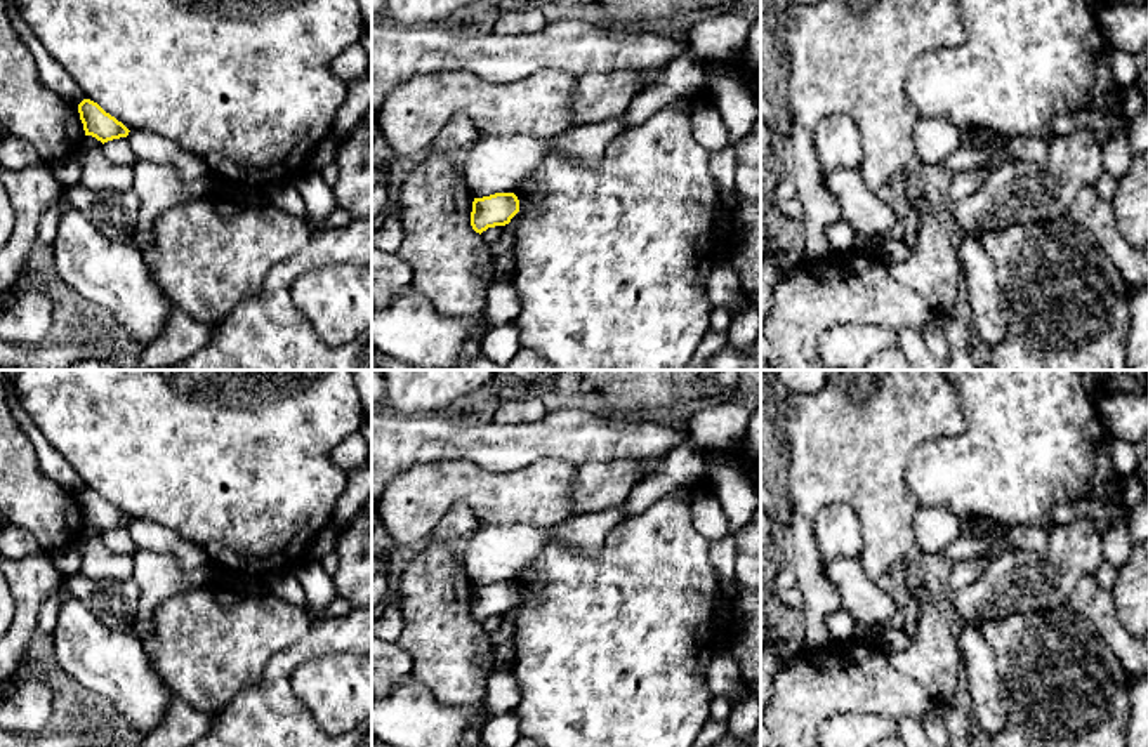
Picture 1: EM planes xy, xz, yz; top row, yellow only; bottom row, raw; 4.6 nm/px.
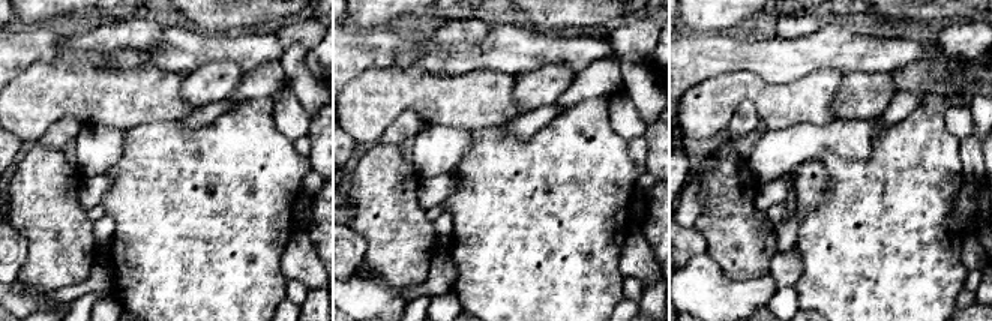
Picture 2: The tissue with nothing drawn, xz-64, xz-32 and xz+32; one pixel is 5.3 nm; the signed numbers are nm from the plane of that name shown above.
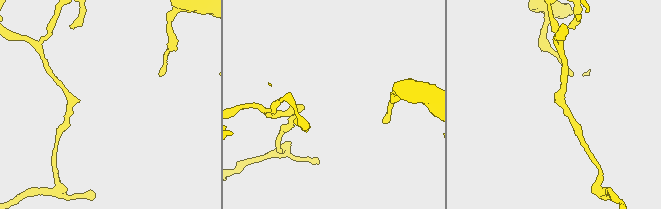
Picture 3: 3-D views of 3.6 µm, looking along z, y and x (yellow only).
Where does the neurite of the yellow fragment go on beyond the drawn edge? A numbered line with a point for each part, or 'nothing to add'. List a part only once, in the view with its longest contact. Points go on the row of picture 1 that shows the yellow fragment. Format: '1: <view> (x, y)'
nothing to add

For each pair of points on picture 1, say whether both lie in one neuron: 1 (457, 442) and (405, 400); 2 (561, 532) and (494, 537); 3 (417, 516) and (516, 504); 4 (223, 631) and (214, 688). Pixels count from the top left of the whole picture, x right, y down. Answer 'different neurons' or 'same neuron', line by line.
1: different neurons
2: same neuron
3: same neuron
4: same neuron

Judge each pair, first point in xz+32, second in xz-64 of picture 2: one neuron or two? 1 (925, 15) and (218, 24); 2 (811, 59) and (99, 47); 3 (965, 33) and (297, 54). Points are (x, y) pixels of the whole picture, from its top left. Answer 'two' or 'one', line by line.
1: one
2: two
3: two

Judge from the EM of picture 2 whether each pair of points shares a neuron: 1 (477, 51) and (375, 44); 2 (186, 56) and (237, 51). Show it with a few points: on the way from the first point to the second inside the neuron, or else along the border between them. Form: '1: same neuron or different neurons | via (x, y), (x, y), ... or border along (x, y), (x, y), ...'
1: same neuron | via (452, 54), (425, 54), (401, 50)
2: same neuron | via (198, 51), (225, 51)

